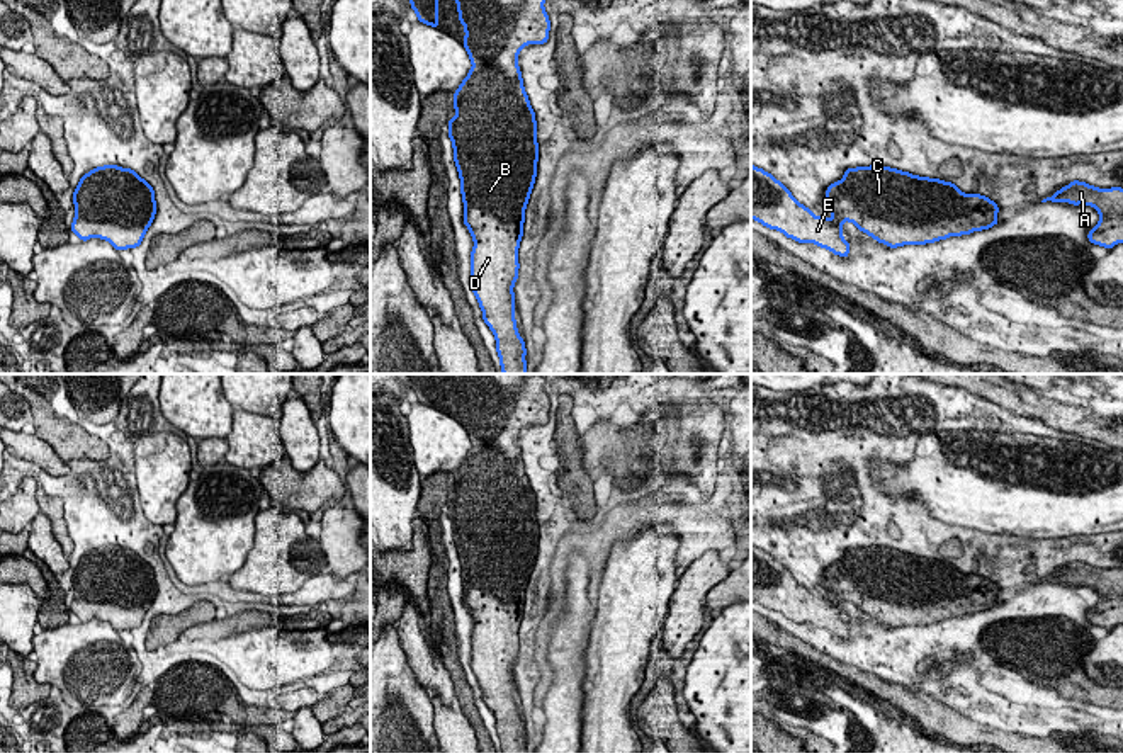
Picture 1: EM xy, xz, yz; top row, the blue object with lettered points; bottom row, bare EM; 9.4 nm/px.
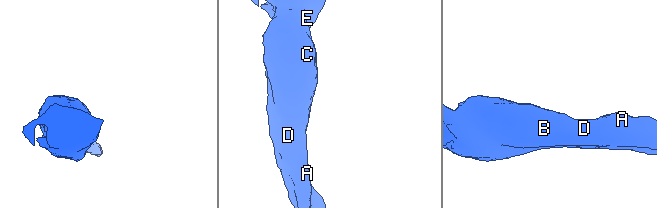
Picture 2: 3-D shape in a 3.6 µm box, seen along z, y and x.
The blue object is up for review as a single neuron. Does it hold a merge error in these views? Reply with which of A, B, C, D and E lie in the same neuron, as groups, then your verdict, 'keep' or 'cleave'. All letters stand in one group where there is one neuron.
A B C D E | keep

